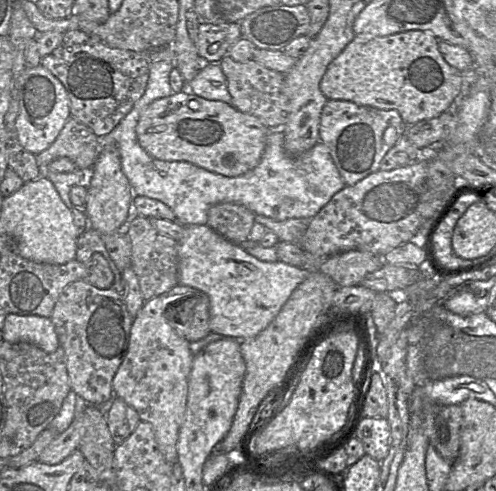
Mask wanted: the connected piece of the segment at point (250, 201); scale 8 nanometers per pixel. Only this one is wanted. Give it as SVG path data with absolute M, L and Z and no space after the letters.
M151 62L148 84L143 96L125 118L106 136L101 146L115 146L121 158L122 170L135 196L146 196L166 204L183 226L207 225L208 210L221 203L235 203L255 215L285 221L312 219L346 184L336 168L327 147L318 142L313 148L297 156L287 153L284 133L270 130L260 162L251 171L237 177L226 177L210 172L186 161L162 161L151 157L139 144L136 127L143 110L155 100L169 97L174 92L169 83L173 62Z

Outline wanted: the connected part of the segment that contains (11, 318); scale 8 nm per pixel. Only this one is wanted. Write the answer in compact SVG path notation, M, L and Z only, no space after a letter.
M7 314L2 337L10 343L32 343L47 353L60 347L52 320L38 315Z

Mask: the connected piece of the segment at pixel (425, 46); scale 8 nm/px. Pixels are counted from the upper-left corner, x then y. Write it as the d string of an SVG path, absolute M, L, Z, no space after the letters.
M414 30L396 33L388 36L373 36L370 34L355 35L353 40L344 48L344 50L330 63L320 82L320 91L328 100L350 101L356 105L369 106L382 110L395 110L399 113L407 126L414 125L423 120L435 118L448 111L455 100L460 98L461 86L464 81L464 74L450 66L442 57L439 51L439 40L431 33Z

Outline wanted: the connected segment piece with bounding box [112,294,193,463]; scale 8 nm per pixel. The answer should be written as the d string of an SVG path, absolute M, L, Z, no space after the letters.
M163 294L145 301L133 318L127 352L112 380L114 397L123 399L136 410L140 420L152 425L159 449L168 463L177 461L178 434L186 410L193 361L190 342L171 327L169 320L174 316L174 303L181 299L178 295Z

